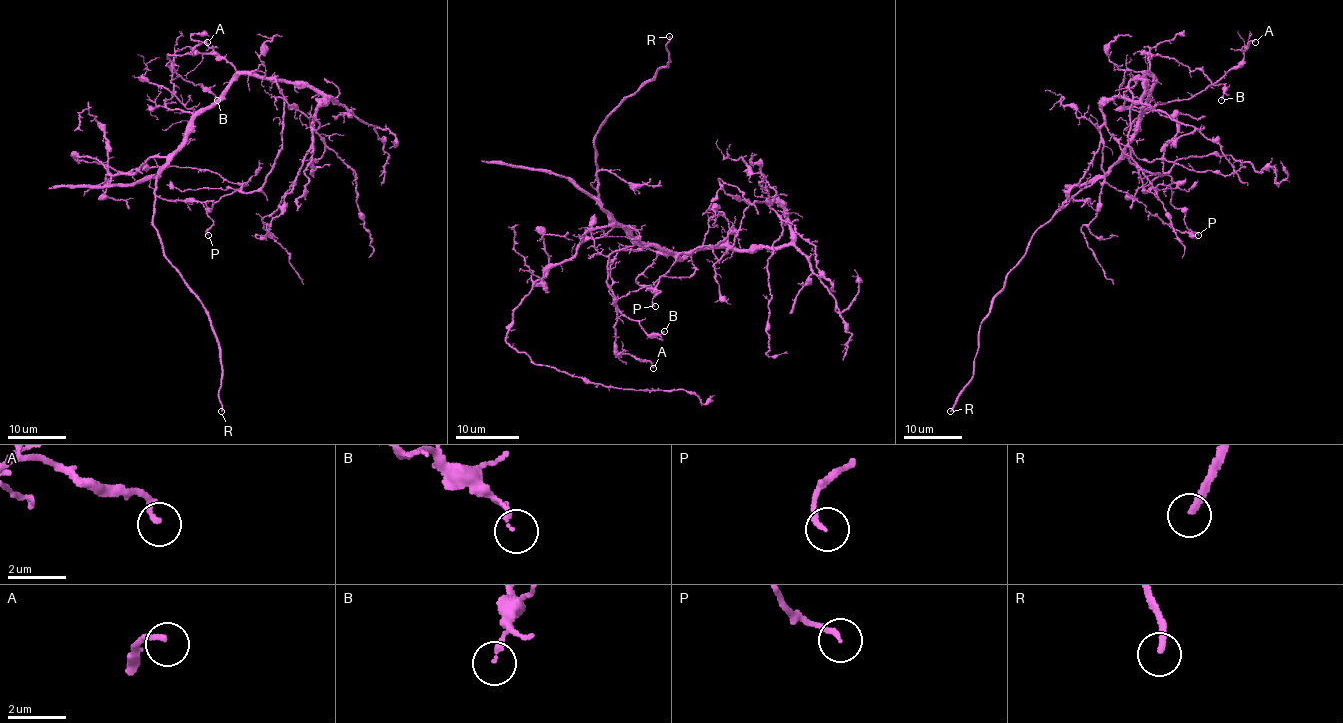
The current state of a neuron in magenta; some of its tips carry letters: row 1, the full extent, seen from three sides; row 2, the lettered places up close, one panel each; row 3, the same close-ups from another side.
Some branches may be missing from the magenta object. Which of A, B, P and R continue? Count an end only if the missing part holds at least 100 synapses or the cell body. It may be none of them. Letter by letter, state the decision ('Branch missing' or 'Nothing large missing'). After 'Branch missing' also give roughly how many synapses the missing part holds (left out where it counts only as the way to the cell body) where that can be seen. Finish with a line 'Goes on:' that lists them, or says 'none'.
A: Nothing large missing
B: Nothing large missing
P: Nothing large missing
R: Branch missing
Goes on: R

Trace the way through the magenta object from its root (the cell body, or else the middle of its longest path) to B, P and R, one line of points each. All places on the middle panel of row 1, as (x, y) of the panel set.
B: (641, 241), (683, 256), (647, 248), (619, 251), (611, 265), (609, 293), (649, 335), (664, 331)
P: (641, 241), (685, 257), (718, 248), (737, 232), (699, 246), (690, 276), (661, 276), (655, 306)
R: (641, 241), (601, 207), (595, 134), (630, 95), (668, 65), (666, 46), (669, 36)

